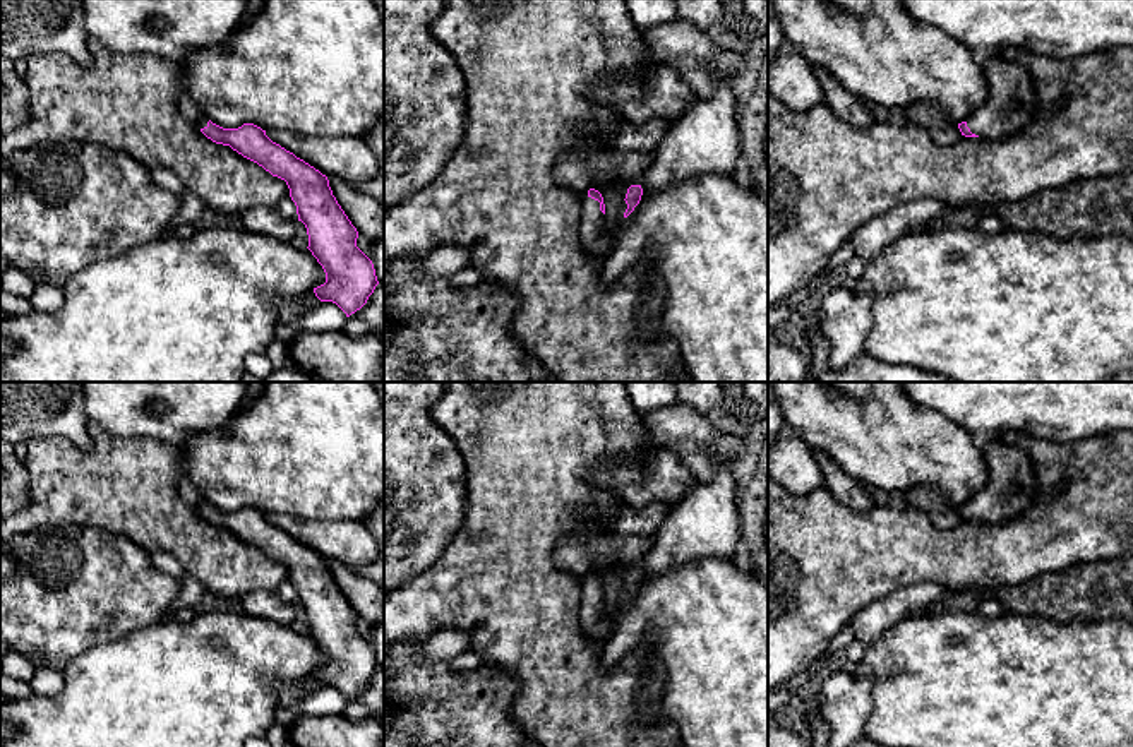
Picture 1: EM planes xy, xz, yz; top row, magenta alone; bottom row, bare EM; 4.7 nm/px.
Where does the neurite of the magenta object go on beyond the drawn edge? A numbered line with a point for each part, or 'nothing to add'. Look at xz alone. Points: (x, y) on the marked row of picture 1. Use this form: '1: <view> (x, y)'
1: xz (595, 240)

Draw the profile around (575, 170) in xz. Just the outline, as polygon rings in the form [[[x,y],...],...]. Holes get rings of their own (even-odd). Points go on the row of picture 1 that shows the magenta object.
[[[584,147],[564,152],[552,176],[559,187],[581,195],[603,176],[641,180],[651,164],[651,152]]]

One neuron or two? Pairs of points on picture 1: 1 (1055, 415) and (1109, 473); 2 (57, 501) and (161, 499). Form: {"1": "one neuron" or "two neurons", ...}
{"1": "two neurons", "2": "one neuron"}

